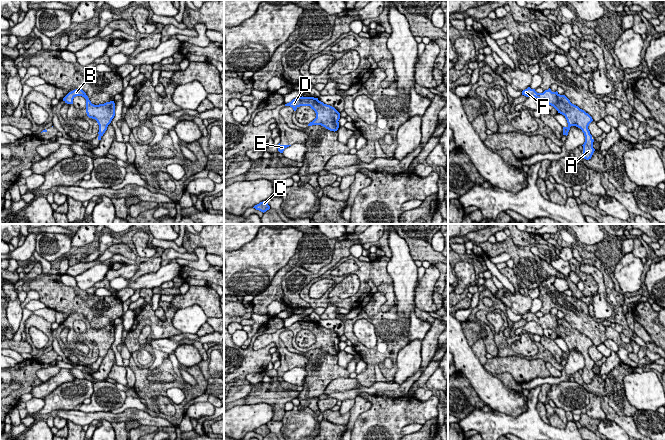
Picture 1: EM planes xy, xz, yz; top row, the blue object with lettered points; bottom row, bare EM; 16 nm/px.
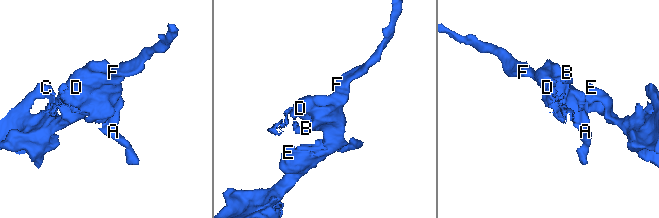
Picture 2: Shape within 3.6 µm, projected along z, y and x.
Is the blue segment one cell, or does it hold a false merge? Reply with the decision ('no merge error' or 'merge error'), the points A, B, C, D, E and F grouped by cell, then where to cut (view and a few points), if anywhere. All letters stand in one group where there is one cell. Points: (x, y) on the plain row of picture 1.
no merge error; A B C D E F; no cut

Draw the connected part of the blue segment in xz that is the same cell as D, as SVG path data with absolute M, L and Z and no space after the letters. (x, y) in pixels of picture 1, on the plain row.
M297 321L285 330L292 331L294 335L300 330L310 330L315 335L316 342L308 350L321 349L334 356L339 352L340 337L334 331L319 325L318 322Z

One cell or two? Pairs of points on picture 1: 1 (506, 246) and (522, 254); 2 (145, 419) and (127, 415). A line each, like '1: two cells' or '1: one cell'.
1: one cell
2: one cell

